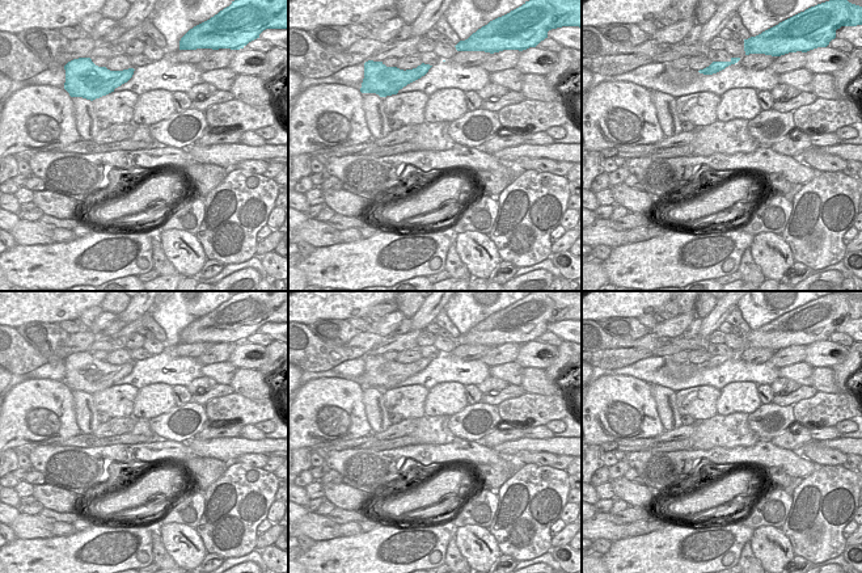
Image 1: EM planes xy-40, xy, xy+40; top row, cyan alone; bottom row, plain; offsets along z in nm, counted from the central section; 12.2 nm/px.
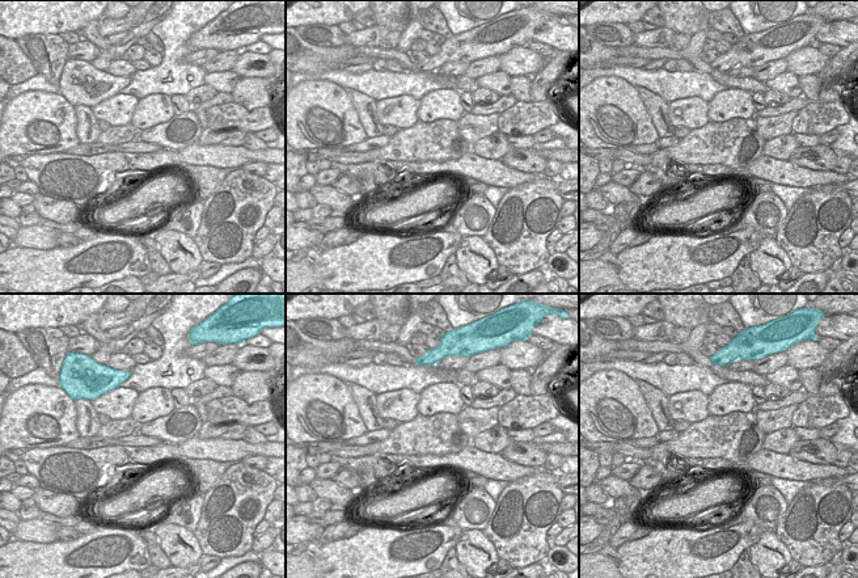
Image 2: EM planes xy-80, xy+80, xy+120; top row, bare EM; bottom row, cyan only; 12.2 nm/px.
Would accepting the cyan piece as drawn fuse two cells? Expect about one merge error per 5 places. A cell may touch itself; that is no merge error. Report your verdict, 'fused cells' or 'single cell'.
single cell

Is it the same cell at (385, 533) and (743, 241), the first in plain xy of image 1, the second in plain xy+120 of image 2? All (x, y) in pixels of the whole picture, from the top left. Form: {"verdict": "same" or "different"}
{"verdict": "same"}

